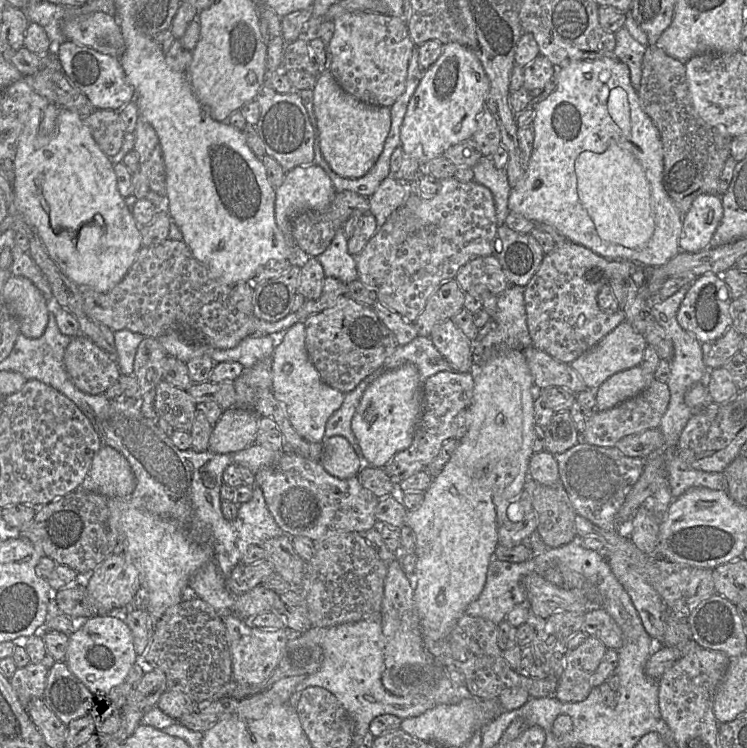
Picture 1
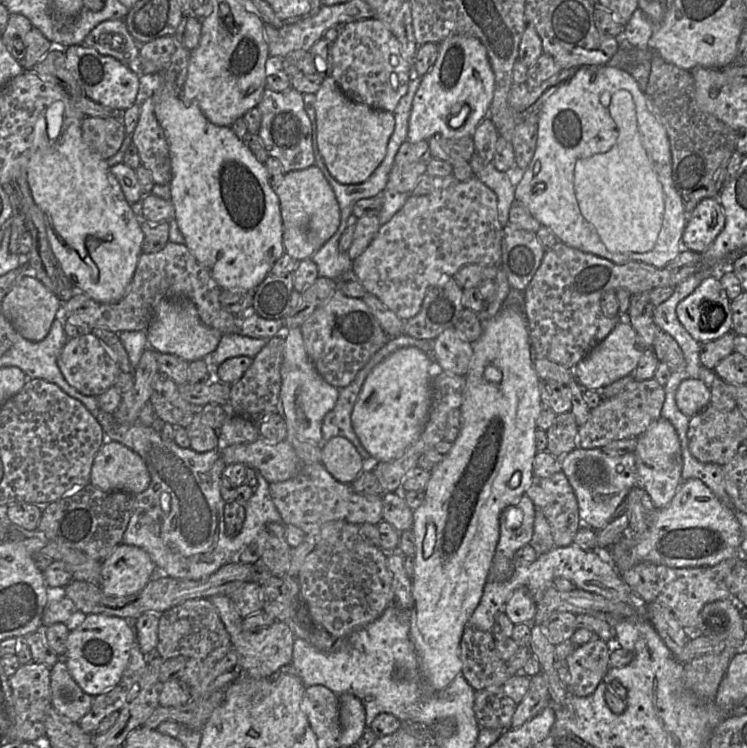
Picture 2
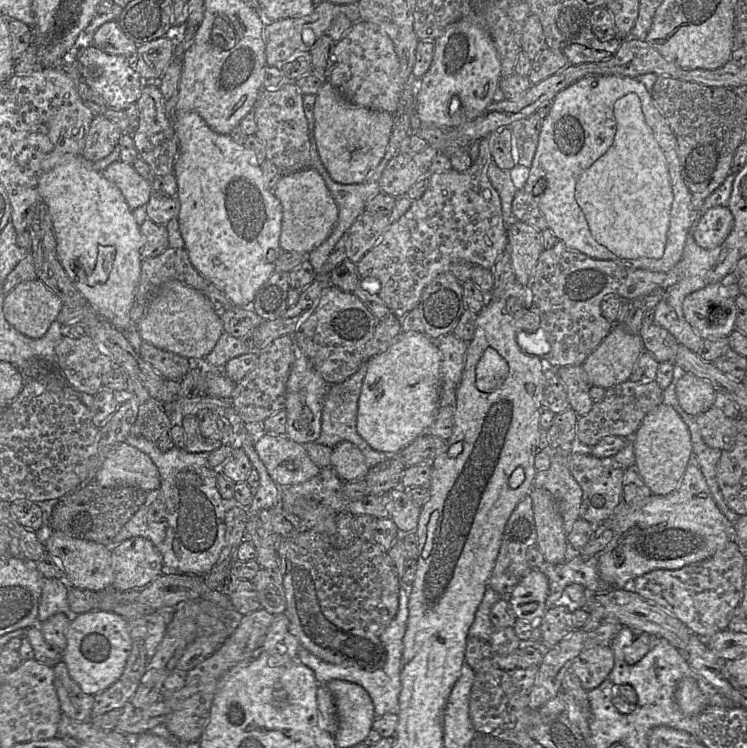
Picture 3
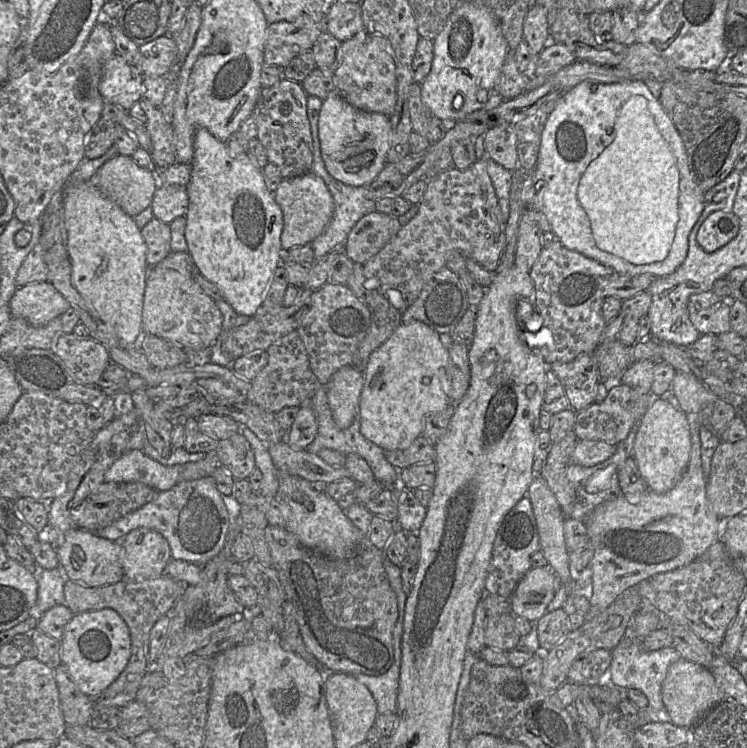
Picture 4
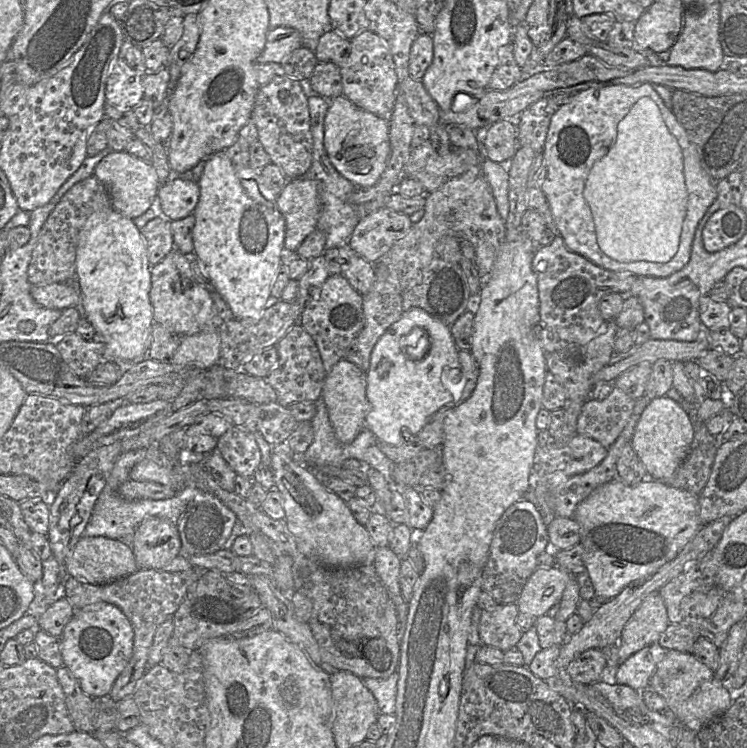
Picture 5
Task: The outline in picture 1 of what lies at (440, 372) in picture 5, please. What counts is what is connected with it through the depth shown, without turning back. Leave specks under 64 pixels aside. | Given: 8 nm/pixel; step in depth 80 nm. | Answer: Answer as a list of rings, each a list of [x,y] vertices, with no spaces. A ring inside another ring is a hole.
[[[406,363],[385,372],[366,388],[351,429],[368,465],[383,468],[395,454],[411,445],[423,409],[422,385],[416,365]]]

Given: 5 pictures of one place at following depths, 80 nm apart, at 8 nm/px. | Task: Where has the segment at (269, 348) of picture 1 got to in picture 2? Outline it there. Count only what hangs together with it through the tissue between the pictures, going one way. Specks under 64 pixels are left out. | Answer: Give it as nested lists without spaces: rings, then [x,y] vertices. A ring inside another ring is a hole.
[[[223,334],[217,348],[207,357],[212,368],[216,369],[224,361],[233,357],[247,356],[253,359],[267,342],[268,339]]]

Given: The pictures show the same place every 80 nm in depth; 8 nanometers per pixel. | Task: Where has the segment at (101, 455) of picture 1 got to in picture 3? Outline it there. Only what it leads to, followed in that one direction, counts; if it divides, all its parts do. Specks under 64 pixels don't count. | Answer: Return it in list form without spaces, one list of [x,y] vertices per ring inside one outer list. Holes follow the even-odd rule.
[[[124,442],[109,451],[94,482],[103,487],[132,486],[149,492],[160,487],[161,479],[147,454]]]

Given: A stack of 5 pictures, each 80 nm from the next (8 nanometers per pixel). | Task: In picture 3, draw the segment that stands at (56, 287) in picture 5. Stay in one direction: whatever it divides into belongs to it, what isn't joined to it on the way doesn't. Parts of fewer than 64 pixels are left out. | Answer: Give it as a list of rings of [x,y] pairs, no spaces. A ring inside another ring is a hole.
[[[27,280],[5,294],[3,314],[18,332],[37,339],[57,320],[63,305],[61,299],[41,280]]]

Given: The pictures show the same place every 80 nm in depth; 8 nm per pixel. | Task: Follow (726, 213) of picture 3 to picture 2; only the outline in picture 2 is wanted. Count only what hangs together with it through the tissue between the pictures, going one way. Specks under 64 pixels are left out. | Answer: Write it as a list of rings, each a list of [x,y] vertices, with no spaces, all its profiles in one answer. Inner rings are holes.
[[[718,198],[702,199],[687,217],[682,235],[683,248],[702,253],[722,231],[725,220]]]

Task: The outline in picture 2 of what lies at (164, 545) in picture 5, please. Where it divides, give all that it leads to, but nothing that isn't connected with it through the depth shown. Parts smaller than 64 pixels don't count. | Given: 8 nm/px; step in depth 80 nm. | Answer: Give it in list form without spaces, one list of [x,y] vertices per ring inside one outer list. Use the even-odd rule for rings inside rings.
[[[120,543],[101,562],[100,589],[107,596],[134,594],[158,574],[158,568],[142,548]]]

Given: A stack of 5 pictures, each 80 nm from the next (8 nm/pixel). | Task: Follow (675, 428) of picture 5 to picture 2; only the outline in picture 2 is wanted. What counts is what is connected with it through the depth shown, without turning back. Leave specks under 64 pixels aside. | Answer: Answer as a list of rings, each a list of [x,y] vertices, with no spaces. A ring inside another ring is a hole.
[[[660,418],[640,436],[634,451],[638,484],[650,495],[654,507],[659,510],[669,505],[682,483],[683,459],[679,437],[670,421]]]

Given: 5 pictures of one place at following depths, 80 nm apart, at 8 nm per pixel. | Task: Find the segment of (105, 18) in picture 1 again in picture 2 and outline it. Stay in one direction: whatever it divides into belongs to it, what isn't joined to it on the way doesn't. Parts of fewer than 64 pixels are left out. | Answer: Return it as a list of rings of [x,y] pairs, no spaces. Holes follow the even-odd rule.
[[[123,19],[99,23],[84,38],[82,45],[112,56],[125,65],[137,63],[139,57],[140,45],[129,34]]]

